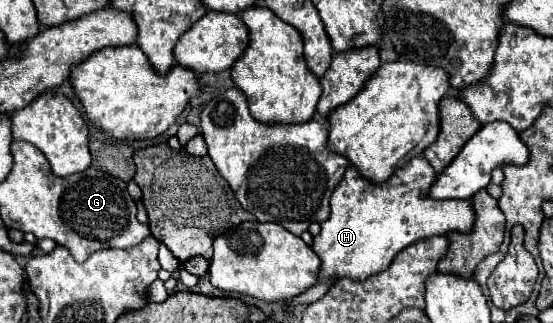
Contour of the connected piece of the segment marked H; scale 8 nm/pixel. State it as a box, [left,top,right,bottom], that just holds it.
[311,157,473,283]

